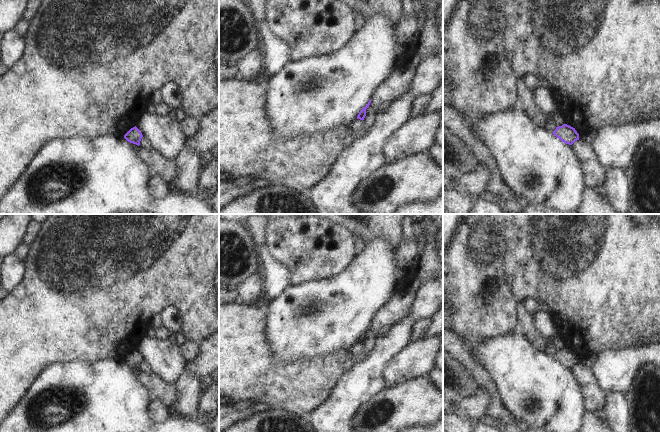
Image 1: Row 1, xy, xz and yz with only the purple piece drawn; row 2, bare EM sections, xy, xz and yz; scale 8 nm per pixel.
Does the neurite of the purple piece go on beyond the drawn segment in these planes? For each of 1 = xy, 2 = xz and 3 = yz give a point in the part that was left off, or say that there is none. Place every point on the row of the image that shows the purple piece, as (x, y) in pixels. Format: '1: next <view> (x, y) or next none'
1: next none
2: next none
3: next none

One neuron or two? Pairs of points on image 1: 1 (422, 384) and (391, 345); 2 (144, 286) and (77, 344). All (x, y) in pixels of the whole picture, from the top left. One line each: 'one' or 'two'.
1: two
2: one

